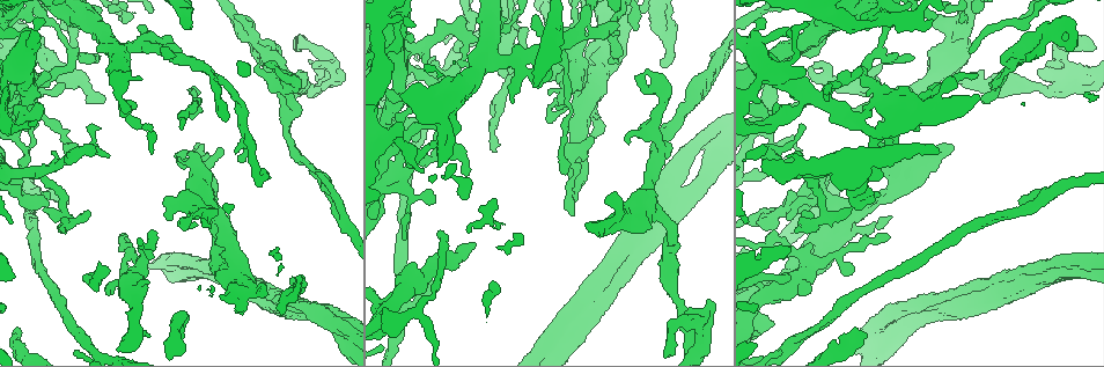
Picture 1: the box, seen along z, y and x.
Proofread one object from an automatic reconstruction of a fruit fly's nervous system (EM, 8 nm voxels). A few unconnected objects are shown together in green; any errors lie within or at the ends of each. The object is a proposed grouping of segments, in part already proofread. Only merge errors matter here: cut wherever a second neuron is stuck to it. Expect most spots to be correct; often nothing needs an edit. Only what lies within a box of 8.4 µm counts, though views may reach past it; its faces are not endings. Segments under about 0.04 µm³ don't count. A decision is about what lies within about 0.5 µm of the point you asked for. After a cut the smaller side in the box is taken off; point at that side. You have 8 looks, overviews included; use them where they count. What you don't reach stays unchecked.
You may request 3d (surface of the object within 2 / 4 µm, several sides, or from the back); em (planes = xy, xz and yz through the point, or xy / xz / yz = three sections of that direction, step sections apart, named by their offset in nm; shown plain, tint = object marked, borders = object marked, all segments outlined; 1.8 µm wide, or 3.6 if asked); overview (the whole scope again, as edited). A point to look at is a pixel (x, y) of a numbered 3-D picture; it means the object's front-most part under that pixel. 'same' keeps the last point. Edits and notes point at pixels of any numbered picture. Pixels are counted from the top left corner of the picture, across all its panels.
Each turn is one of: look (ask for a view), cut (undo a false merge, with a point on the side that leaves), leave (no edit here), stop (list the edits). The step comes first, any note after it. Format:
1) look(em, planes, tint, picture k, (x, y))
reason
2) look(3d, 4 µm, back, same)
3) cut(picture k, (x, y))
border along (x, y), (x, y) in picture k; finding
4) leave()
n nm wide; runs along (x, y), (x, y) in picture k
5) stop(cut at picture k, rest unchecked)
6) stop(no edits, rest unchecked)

look(em, xz, step 16, tint, picture 1, (1063, 82))
two arms at a narrow angle

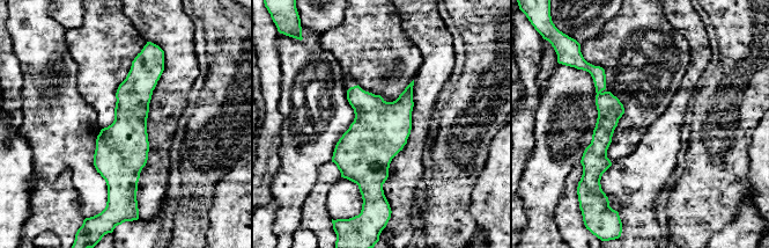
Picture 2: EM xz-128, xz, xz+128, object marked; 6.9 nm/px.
leave()
runs along (143, 58), (117, 189) in picture 2; one neuron here

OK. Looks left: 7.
look(3d, 2 µm, picture 1, (845, 205))
branch point

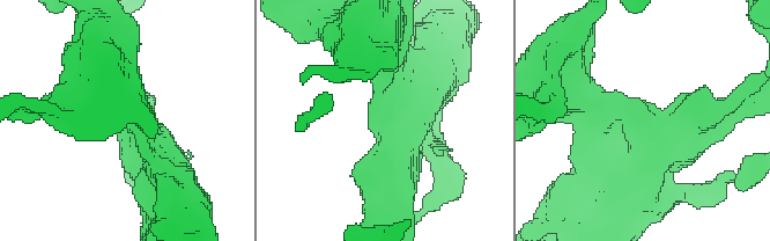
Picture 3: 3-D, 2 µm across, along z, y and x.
look(em, planes, borders, picture 3, (136, 128))
need the tissue

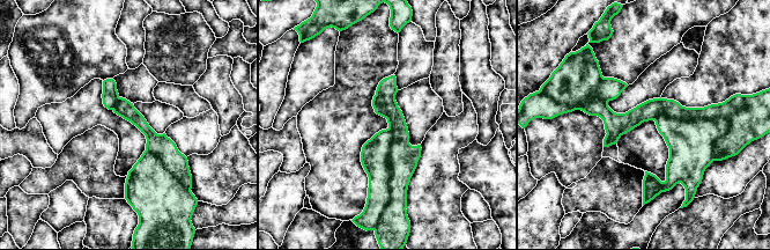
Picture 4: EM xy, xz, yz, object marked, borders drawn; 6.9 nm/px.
cut(picture 4, (671, 108))
two neurons meet here

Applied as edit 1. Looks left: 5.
look(em, planes, tint, picture 1, (77, 153))
sharp bend

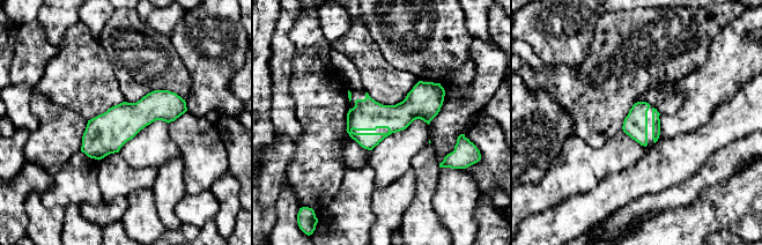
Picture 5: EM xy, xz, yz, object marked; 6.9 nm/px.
leave()
runs along (183, 104), (152, 106), (84, 149) in picture 5; all the same neuron

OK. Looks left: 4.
look(em, xy, step 4, tint, picture 1, (923, 99))
sharp bend

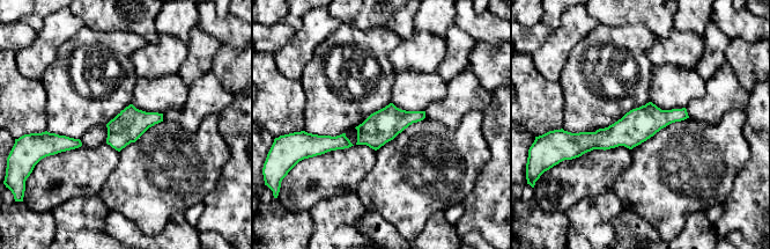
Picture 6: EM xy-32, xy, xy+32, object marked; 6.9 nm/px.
look(em, planes, tint, same)

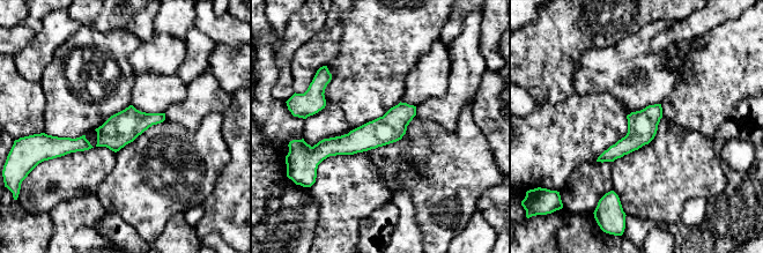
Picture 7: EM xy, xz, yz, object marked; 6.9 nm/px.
leave()
runs along (413, 109), (386, 129), (316, 153) in picture 7; continuous, no second neuron

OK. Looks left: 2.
stop(cut at picture 4, rest unchecked)

